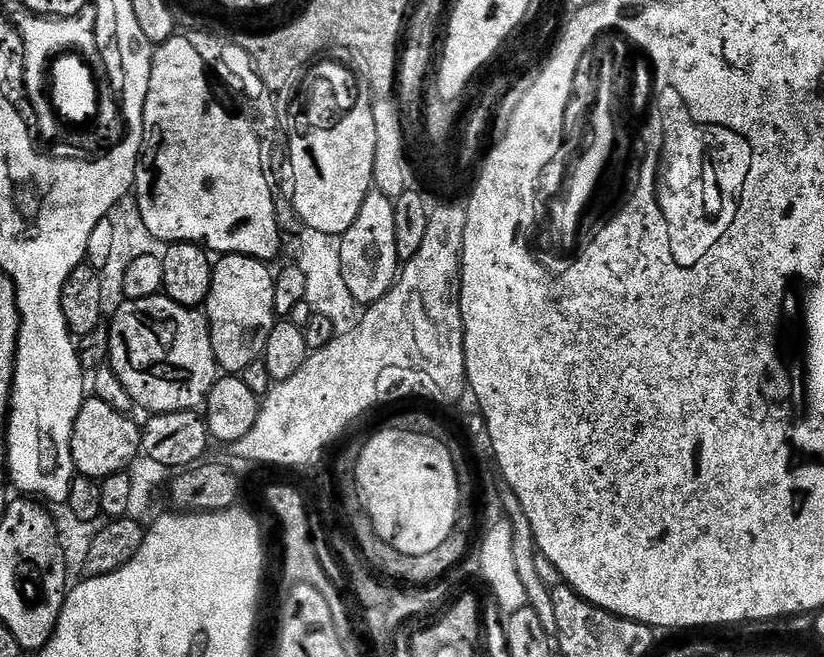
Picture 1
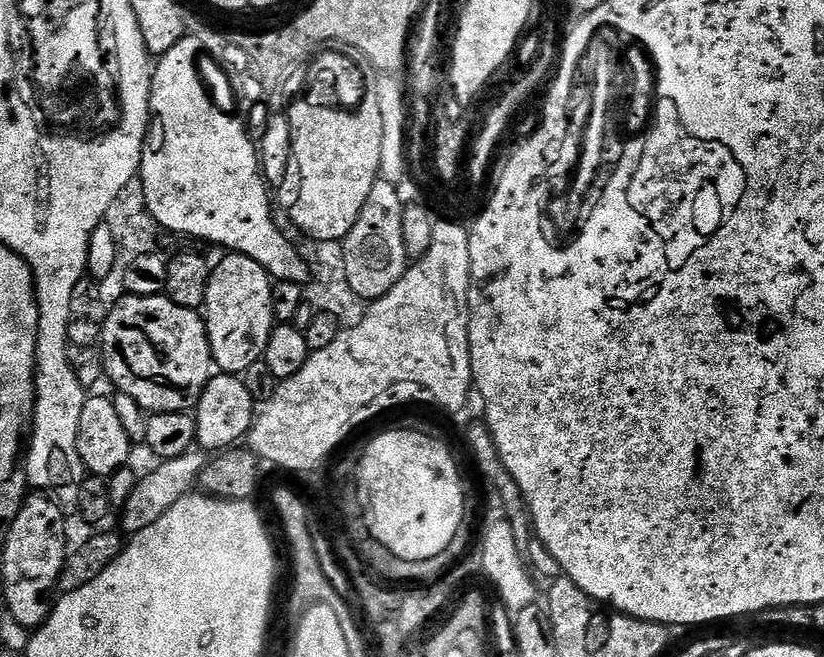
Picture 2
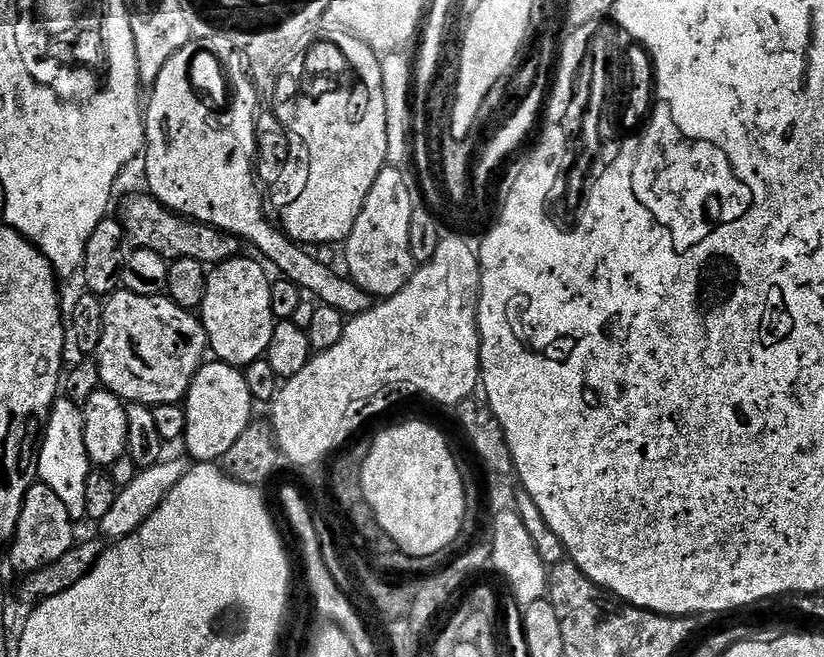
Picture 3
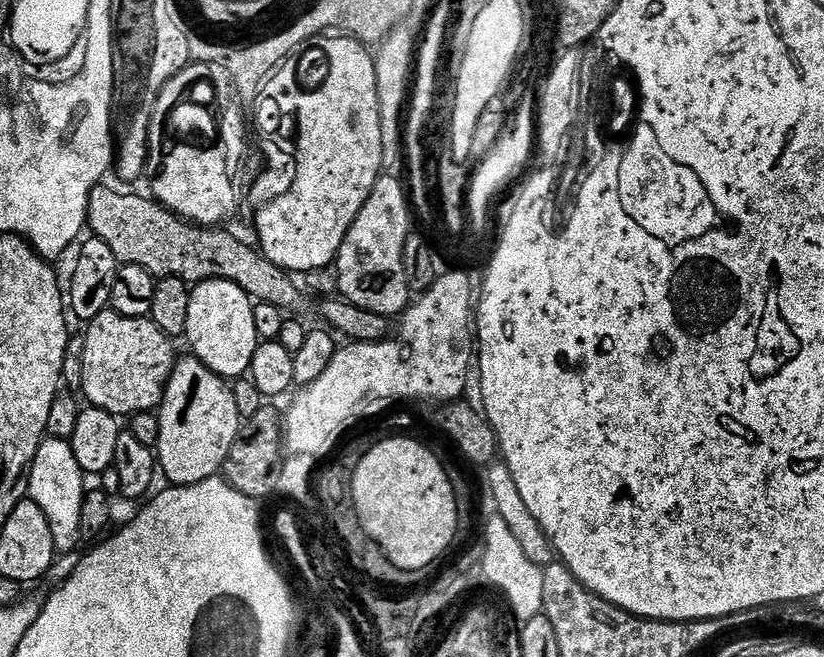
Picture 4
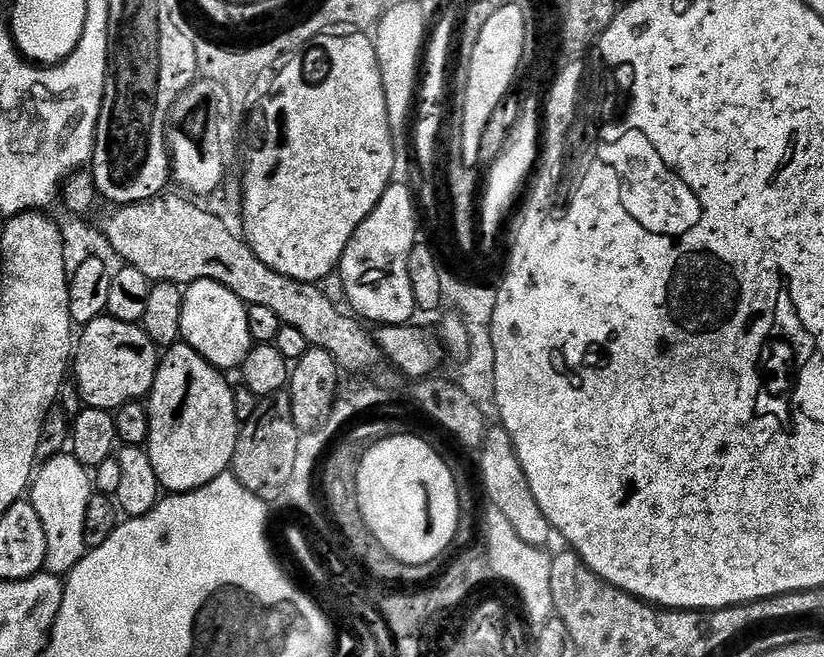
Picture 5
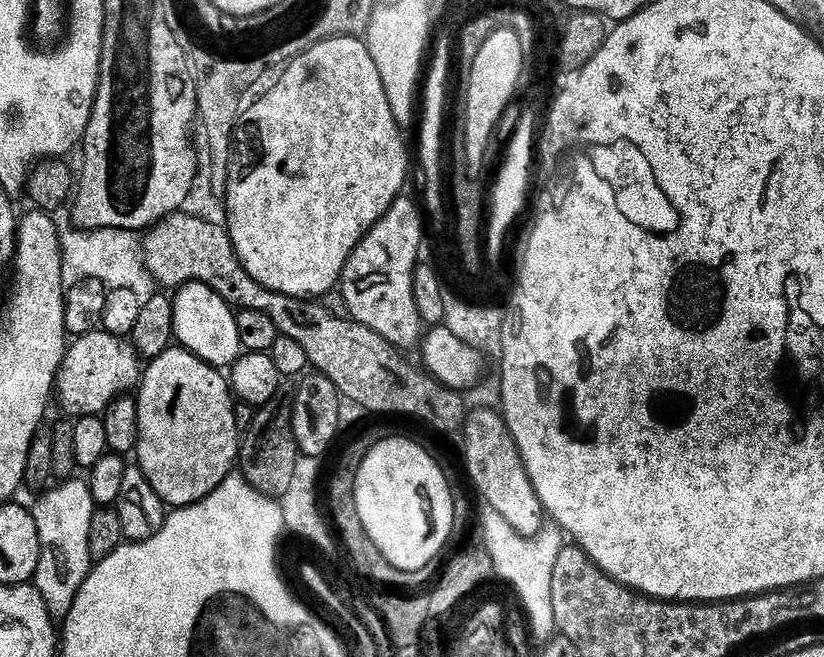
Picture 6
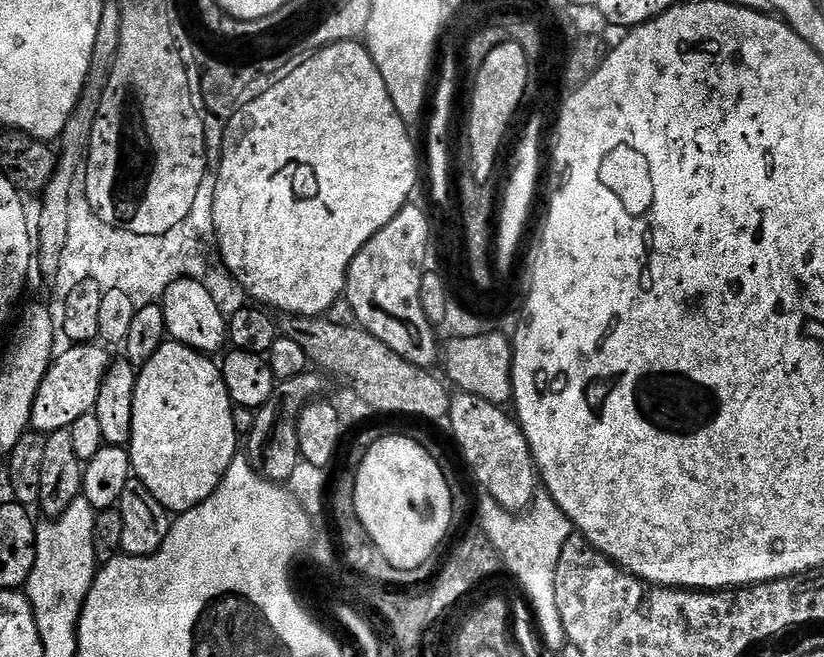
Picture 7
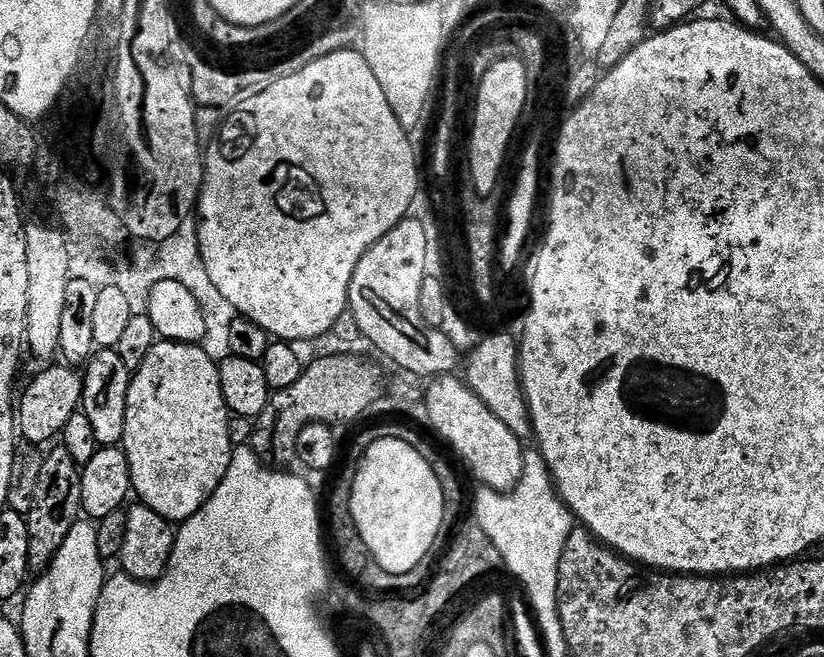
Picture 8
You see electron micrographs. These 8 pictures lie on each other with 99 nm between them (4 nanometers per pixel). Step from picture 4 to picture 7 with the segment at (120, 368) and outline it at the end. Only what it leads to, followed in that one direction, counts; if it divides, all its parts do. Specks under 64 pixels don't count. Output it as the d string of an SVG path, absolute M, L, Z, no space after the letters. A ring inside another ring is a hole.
M99 343L72 344L64 353L53 359L52 365L46 370L46 378L42 378L42 386L38 386L38 398L34 398L34 410L32 411L31 431L41 434L49 434L63 428L71 428L78 418L82 418L88 412L95 409L98 402L98 390L102 390L102 378L108 373L110 363L109 349Z

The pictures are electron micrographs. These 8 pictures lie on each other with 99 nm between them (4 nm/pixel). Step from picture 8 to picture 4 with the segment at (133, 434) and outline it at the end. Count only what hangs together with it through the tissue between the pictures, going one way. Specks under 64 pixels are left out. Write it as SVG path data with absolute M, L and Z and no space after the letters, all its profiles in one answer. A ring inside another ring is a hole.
M191 354L181 355L172 368L172 377L164 388L164 398L160 402L158 415L160 418L160 437L154 449L158 457L158 468L172 486L197 484L203 480L211 480L223 469L228 461L230 450L236 446L240 437L242 421L238 406L235 405L233 389L221 377L215 376L201 360Z

